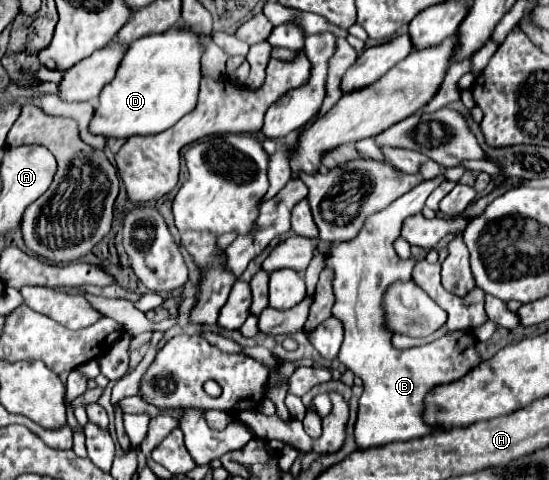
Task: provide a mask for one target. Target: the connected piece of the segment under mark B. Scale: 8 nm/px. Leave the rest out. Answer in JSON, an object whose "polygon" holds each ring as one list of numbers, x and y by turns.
{"polygon":[[439,176,435,180,425,180,423,184,415,186,411,192,403,194,399,200,391,202,385,210,367,218,367,224,363,226,359,236,355,236,353,240,347,240,347,242,329,242,327,248,323,250,325,252,325,268,333,270,335,304,331,308,331,314,337,320,341,320,341,324,345,328,345,336,349,336,349,338,343,340,337,360,349,368,355,376,359,376,363,380,363,386,365,386,365,392,359,398,359,414,357,414,357,424,355,424,355,440,357,440,359,448,377,448,377,446,385,446,385,444,391,444,391,442,397,442,397,440,423,438,427,434,443,430,441,426,431,426,423,420,425,396,437,386,443,386,443,384,449,384,449,382,455,382,455,380,463,378,469,370,473,370,475,366,481,364,481,356,475,350,473,330,447,332,445,336,433,340,431,344,411,348,411,350,397,350,391,344,393,334,387,328,387,320,385,320,383,296,385,296,387,288,391,284,399,282,399,280,411,280,411,270,413,270,413,264,407,264,405,260,401,260,397,256,397,252,393,248,393,242,401,234,401,226,403,226,405,218,419,214,425,206,427,196,441,182,443,182,443,176]]}

